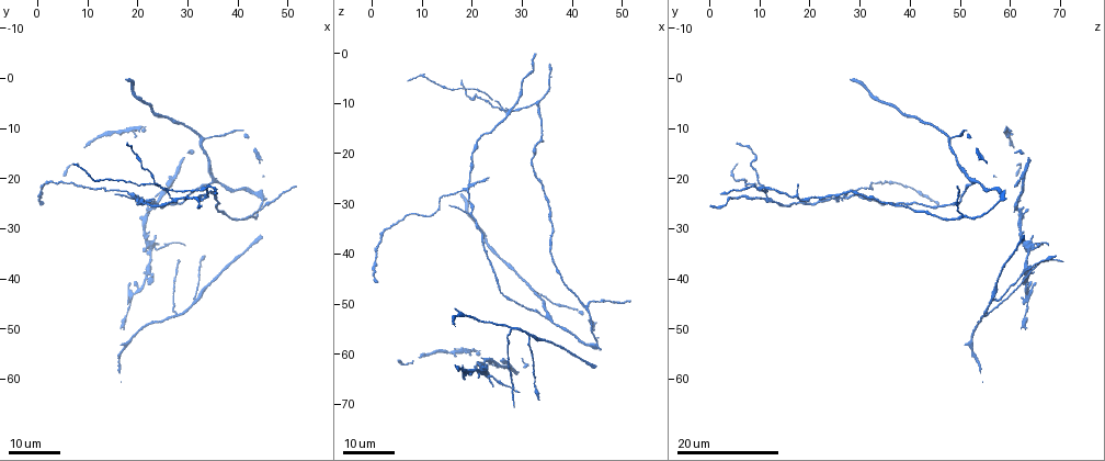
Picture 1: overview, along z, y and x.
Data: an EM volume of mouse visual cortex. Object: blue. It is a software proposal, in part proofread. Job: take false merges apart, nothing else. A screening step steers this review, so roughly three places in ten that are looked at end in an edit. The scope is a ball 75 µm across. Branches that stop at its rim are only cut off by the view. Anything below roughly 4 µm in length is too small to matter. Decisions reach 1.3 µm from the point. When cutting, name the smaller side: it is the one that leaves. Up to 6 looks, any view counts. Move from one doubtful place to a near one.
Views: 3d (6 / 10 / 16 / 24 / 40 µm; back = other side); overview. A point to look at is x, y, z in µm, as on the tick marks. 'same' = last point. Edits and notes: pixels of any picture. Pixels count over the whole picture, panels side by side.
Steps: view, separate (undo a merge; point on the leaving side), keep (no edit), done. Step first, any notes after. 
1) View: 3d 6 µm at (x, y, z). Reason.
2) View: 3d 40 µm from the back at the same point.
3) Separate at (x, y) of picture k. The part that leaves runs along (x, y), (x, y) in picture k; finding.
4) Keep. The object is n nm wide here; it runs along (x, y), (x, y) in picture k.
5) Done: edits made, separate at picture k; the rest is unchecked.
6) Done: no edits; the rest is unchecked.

View: 3d 16 µm at (33.0, 22.5, 10.0). Side arm on a straight run.

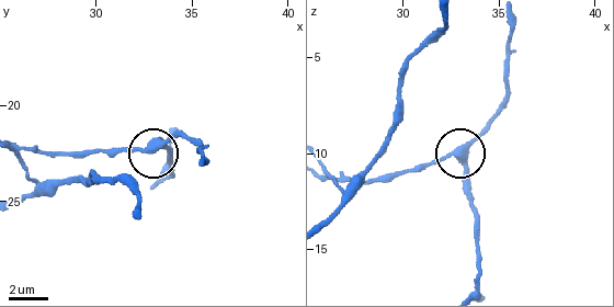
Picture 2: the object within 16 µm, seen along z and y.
View: 3d 6 µm at (33.3, 22.0, 9.7).

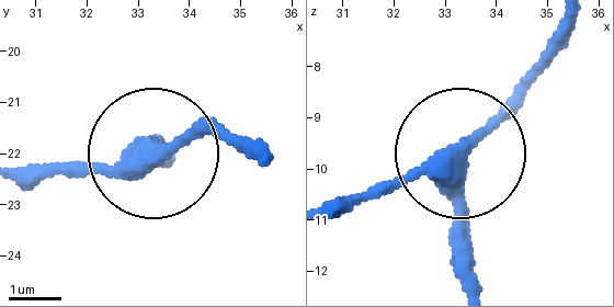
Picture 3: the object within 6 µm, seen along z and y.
Keep. It runs along (475, 279), (470, 148), (566, 47) in picture 3; all the same neuron.

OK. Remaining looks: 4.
View: 3d 24 µm at (26.0, 23.0, 11.0).

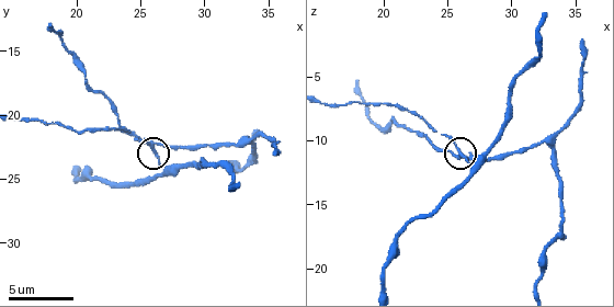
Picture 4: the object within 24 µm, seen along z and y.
View: 3d 6 µm at (26.0, 22.6, 11.0). Closer look.

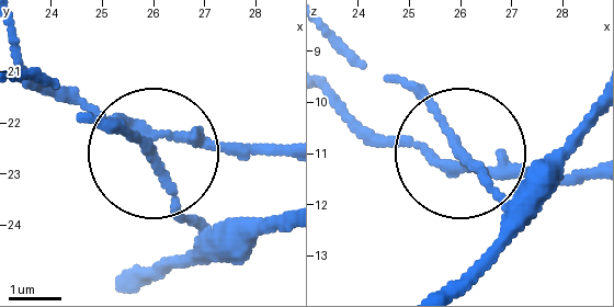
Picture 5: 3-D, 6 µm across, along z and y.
Keep. The object is 170 nm wide here; it runs along (590, 169), (499, 173), (446, 147), (359, 138) in picture 5; all the same neuron.

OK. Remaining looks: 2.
View: 3d 24 µm at (31.5, 44.5, 56.5). Three-way junction.

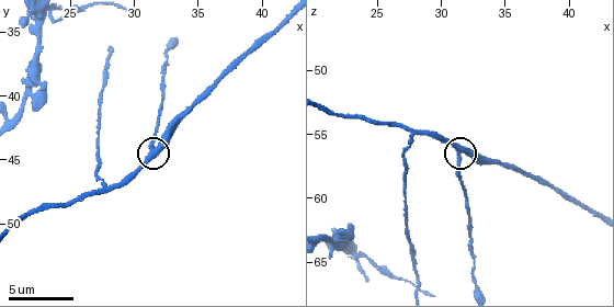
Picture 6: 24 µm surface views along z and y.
View: 3d 6 µm at (31.6, 44.4, 56.6).

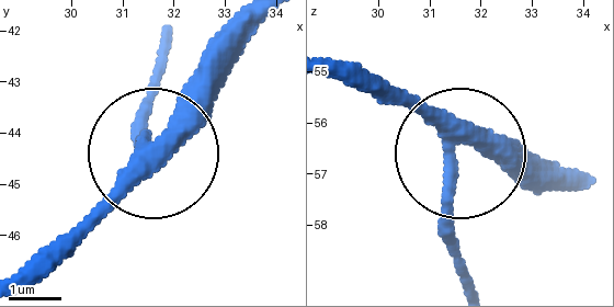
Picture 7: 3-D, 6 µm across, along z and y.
Keep. The side arm is 17 µm long; all the same neuron.

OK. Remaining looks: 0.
Done: no edits; the rest is unchecked.

